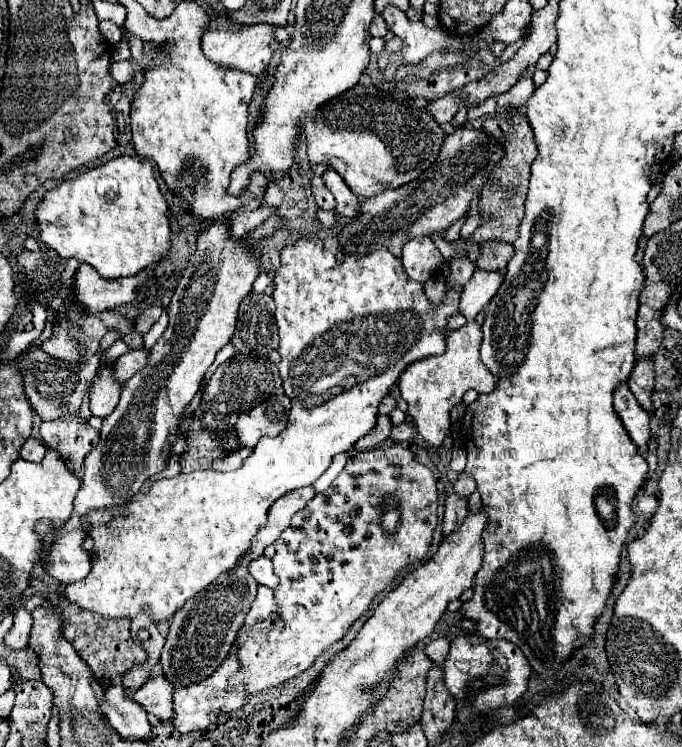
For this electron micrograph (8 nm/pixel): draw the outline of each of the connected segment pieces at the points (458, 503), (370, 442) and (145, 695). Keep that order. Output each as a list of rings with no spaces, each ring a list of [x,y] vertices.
[[[448,494],[446,508],[444,508],[444,520],[442,520],[442,534],[452,534],[468,516],[468,500],[456,494]]]
[[[378,416],[378,422],[374,426],[374,430],[370,434],[362,437],[362,440],[358,442],[358,446],[354,446],[356,452],[364,452],[364,450],[370,450],[370,448],[376,448],[380,446],[386,438],[388,438],[388,430],[392,428],[390,424],[390,418],[388,416]]]
[[[154,676],[148,678],[146,684],[142,684],[142,688],[136,690],[134,700],[152,716],[152,720],[170,720],[174,710],[174,686],[170,686],[170,682],[166,682],[166,678],[162,676]]]

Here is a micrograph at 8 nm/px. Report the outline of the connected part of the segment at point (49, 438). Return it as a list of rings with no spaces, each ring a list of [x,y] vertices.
[[[76,416],[58,418],[54,422],[46,422],[40,426],[40,436],[48,448],[54,448],[66,466],[78,476],[82,470],[84,456],[98,446],[98,430],[94,430],[88,422]]]

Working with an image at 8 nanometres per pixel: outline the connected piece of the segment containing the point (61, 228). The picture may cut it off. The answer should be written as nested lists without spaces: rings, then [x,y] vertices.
[[[118,156],[48,190],[38,202],[34,216],[40,228],[40,240],[60,256],[90,264],[104,278],[122,278],[136,274],[166,256],[170,248],[170,220],[166,212],[168,204],[158,190],[152,164],[138,156]]]

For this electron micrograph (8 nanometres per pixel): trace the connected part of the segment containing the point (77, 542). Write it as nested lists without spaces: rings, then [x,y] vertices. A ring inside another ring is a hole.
[[[82,530],[60,532],[50,546],[50,560],[48,574],[58,580],[58,584],[66,586],[76,580],[86,578],[90,572],[90,554],[82,548],[86,534]]]

